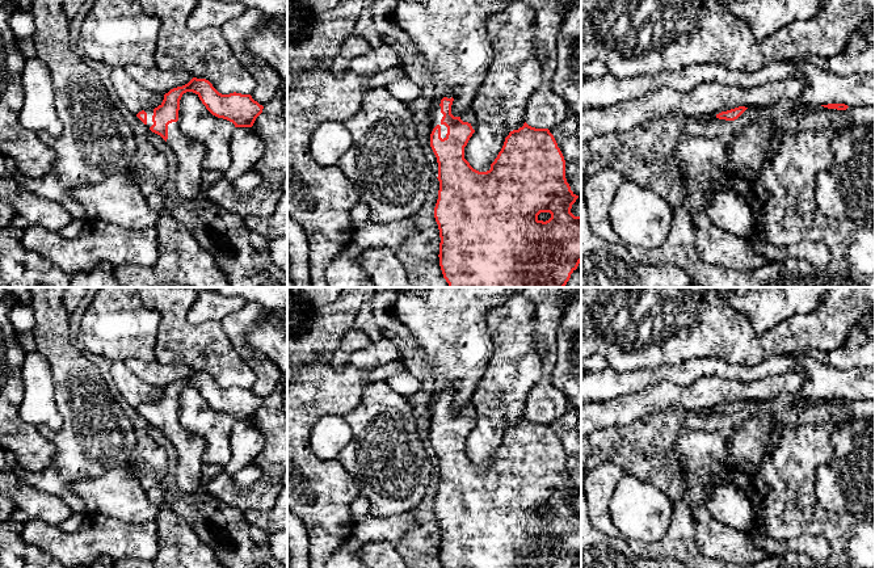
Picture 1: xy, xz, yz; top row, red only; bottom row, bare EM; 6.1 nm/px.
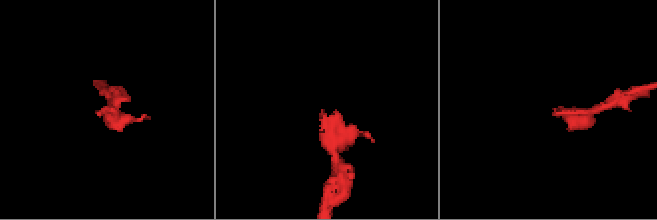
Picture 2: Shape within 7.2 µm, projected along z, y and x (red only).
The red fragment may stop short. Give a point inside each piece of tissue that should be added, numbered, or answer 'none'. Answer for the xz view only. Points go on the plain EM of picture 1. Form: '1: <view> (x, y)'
1: xz (436, 412)

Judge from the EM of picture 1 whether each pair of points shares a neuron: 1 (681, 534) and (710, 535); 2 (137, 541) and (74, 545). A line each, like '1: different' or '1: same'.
1: different
2: same

